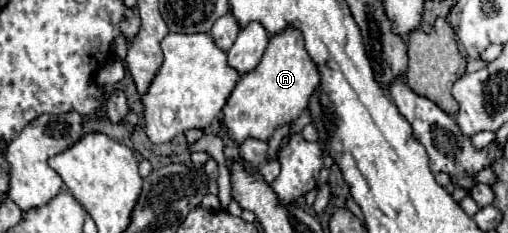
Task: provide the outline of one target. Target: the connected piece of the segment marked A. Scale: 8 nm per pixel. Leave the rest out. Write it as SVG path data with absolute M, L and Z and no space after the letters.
M287 28L285 32L271 36L259 66L253 72L241 76L231 96L227 98L223 108L223 124L227 134L237 144L243 142L243 138L259 138L267 142L279 126L291 124L299 118L299 114L307 108L307 102L317 84L319 72L315 62L311 62L309 54L305 52L301 32Z

